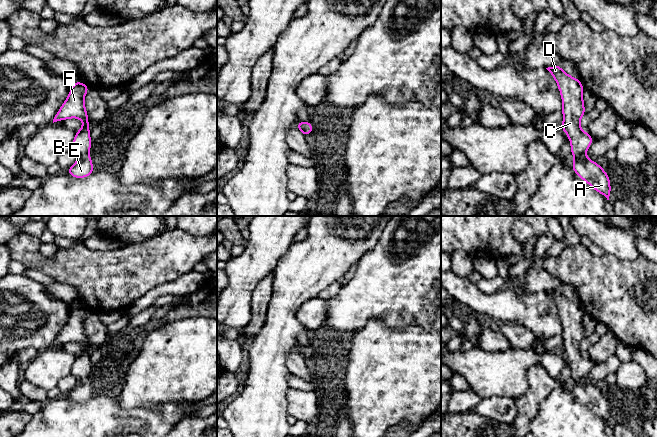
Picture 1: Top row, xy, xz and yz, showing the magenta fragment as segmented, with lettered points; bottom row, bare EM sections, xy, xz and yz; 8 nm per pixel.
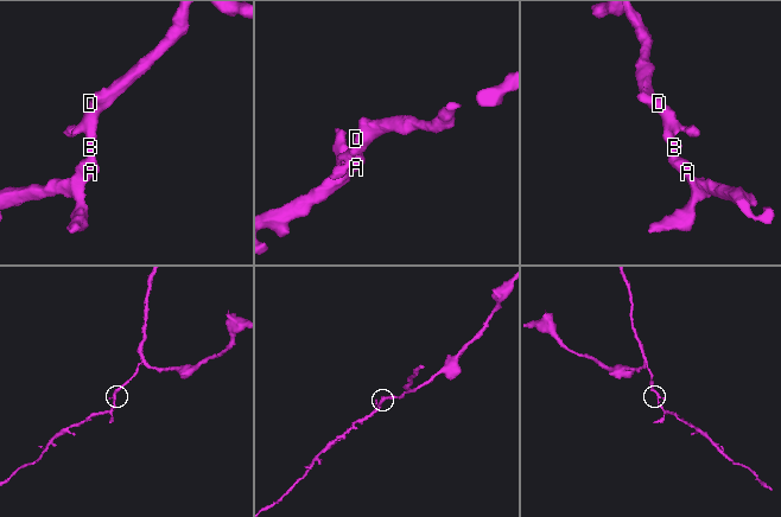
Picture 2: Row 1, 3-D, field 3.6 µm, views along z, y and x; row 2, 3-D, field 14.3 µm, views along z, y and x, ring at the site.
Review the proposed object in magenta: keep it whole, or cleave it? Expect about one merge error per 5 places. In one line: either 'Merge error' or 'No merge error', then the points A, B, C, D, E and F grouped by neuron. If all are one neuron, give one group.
No merge error. Groups: A B C D E F

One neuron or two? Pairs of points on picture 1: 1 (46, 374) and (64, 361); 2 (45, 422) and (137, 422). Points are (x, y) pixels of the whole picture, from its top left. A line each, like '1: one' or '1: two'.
1: one
2: one

